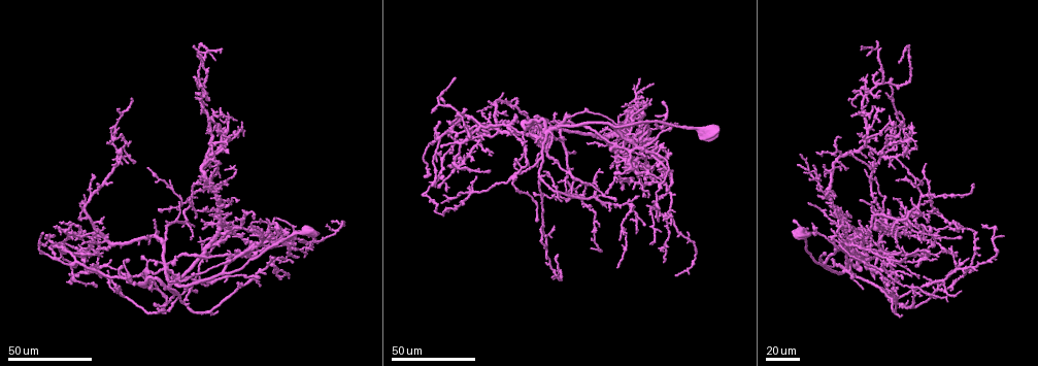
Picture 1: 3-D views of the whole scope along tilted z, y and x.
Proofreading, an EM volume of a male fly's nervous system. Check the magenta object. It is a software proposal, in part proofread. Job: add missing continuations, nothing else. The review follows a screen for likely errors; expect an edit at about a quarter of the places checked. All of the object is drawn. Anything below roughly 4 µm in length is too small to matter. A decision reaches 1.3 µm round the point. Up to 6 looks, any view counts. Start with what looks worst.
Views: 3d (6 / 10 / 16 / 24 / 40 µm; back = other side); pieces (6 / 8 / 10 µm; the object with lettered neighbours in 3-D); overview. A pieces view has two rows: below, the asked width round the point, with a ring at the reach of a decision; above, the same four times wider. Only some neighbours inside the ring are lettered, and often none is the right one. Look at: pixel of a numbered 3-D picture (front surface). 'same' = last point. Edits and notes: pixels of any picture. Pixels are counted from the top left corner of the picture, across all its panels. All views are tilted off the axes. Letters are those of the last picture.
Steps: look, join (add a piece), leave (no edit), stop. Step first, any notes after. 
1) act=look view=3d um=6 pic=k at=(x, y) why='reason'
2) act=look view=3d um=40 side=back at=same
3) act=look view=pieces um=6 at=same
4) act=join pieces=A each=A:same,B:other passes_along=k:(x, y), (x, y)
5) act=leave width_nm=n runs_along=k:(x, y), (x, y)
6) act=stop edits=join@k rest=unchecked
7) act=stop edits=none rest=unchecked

act=look view=3d um=40 pic=1 at=(229, 114)

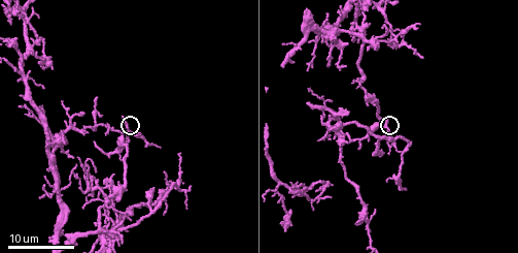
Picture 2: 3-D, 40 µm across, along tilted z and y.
act=look view=pieces um=6 pic=2 at=(123, 118)

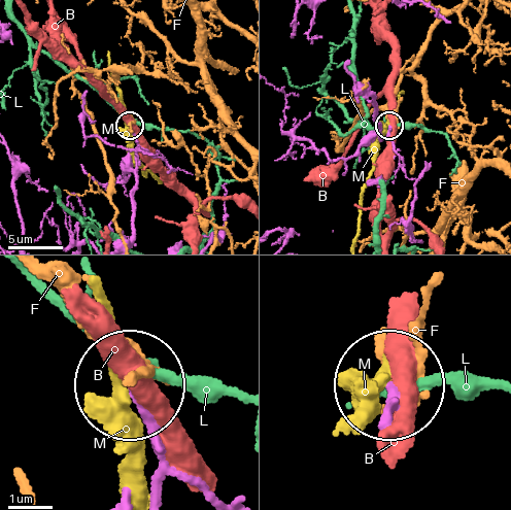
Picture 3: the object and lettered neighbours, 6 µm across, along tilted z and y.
act=leave width_nm=160 each=B:other,F:other,L:other,M:other found='no lettered piece goes on from it'

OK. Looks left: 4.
act=look view=3d um=40 pic=1 at=(240, 249) why='free end'

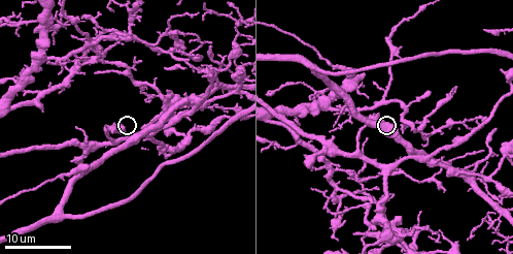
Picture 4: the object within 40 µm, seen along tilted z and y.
act=look view=3d um=6 pic=4 at=(125, 128)

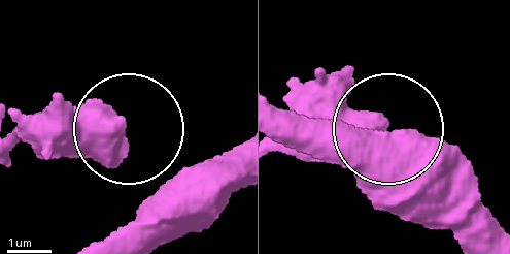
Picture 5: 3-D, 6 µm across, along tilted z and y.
act=look view=pieces um=6 pic=5 at=(378, 125)

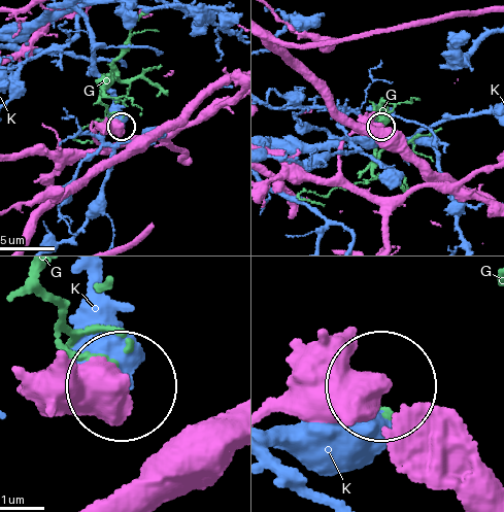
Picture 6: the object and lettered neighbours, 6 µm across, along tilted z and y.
act=leave each=G:other,K:other found='no lettered piece goes on from it'

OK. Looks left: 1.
act=stop edits=none rest=unchecked

